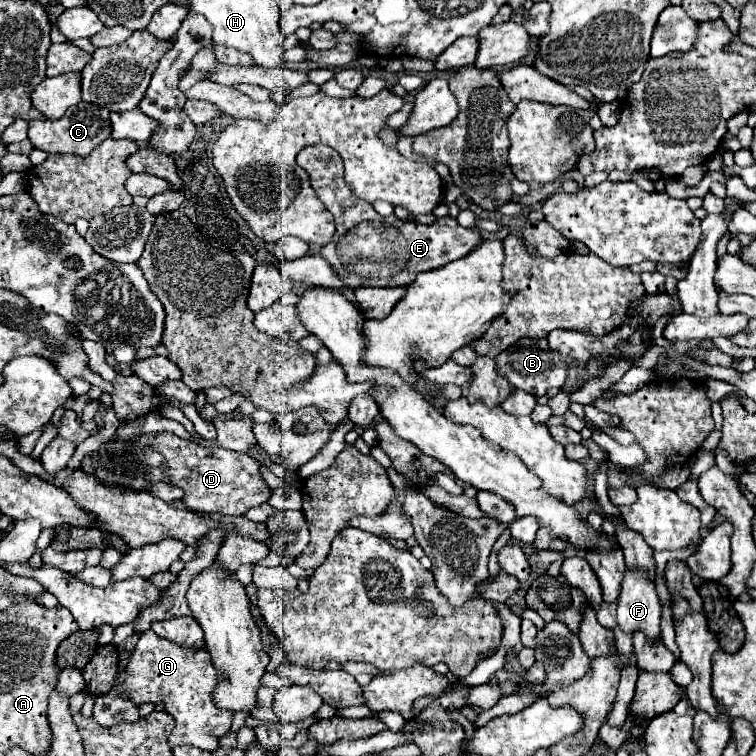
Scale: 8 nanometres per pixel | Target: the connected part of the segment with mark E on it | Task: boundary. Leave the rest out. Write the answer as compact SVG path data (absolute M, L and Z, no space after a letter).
M324 144L308 146L298 154L298 166L302 166L318 198L336 218L336 234L328 244L324 244L318 254L334 268L334 272L344 278L348 288L388 288L388 286L408 286L420 272L440 268L448 262L464 258L480 246L484 240L478 230L462 228L454 218L436 218L432 224L418 224L410 220L400 220L394 214L380 216L372 204L356 198L352 190L344 184L344 164L340 154Z

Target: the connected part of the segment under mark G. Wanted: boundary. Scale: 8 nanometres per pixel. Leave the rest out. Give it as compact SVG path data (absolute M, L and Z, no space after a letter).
M152 630L144 632L140 636L140 640L136 642L132 654L130 654L130 662L124 670L124 674L120 672L116 676L116 688L120 694L124 694L128 700L132 700L134 704L144 704L144 702L152 702L152 704L162 704L164 710L174 718L176 726L172 730L172 734L168 736L168 746L196 746L200 750L208 750L214 752L218 750L218 738L226 736L232 724L232 716L226 710L220 710L216 706L212 706L212 686L216 686L216 668L212 666L212 660L208 658L208 652L202 650L184 650L182 646L172 646L168 640L158 638Z

